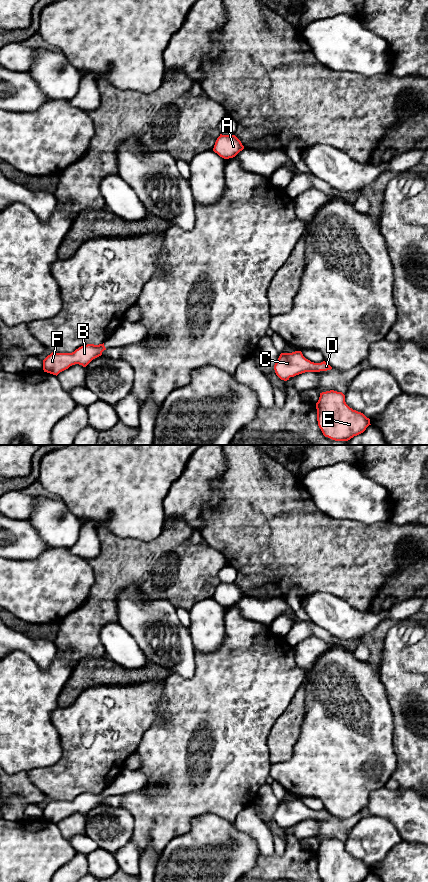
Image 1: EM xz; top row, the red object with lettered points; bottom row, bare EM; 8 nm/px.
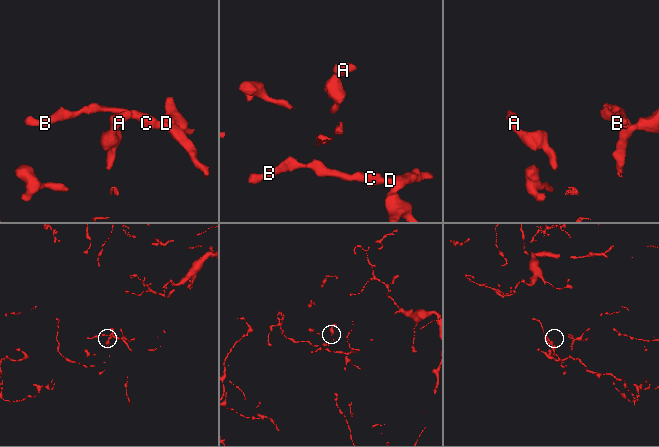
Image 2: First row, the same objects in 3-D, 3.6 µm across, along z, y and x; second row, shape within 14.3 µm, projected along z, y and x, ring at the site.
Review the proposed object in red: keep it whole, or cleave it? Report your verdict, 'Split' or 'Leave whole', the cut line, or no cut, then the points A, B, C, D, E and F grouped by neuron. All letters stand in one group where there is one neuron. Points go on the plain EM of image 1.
Leave whole. No split. Groups: A B C D E F

